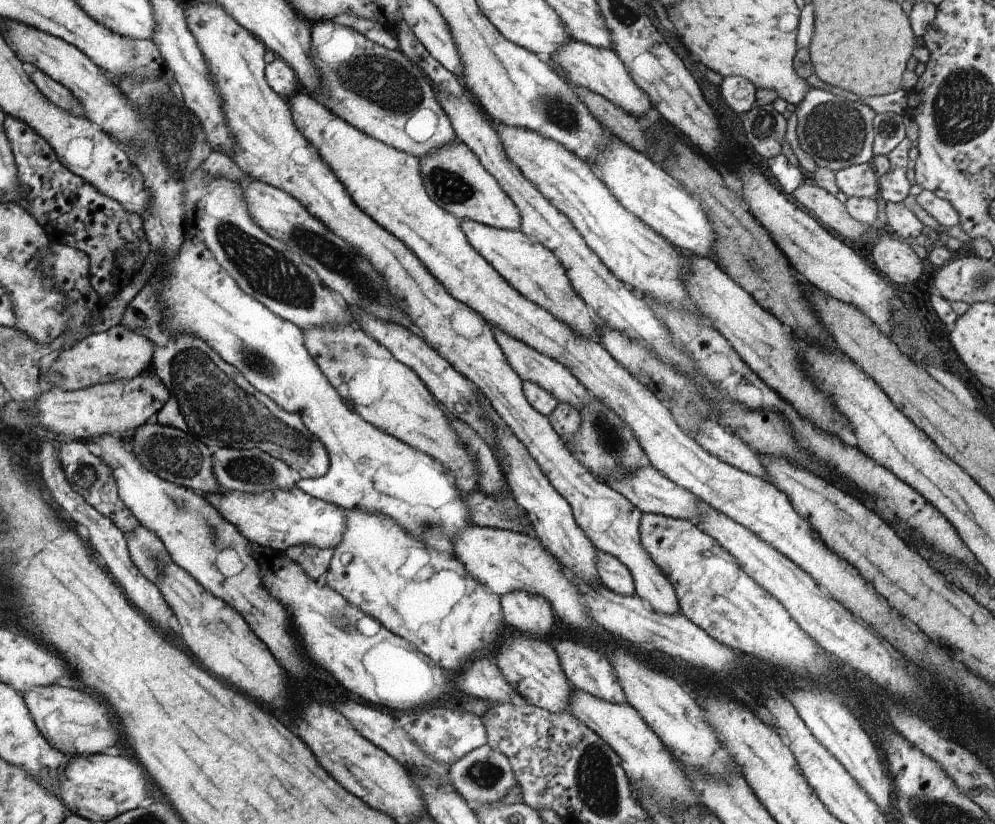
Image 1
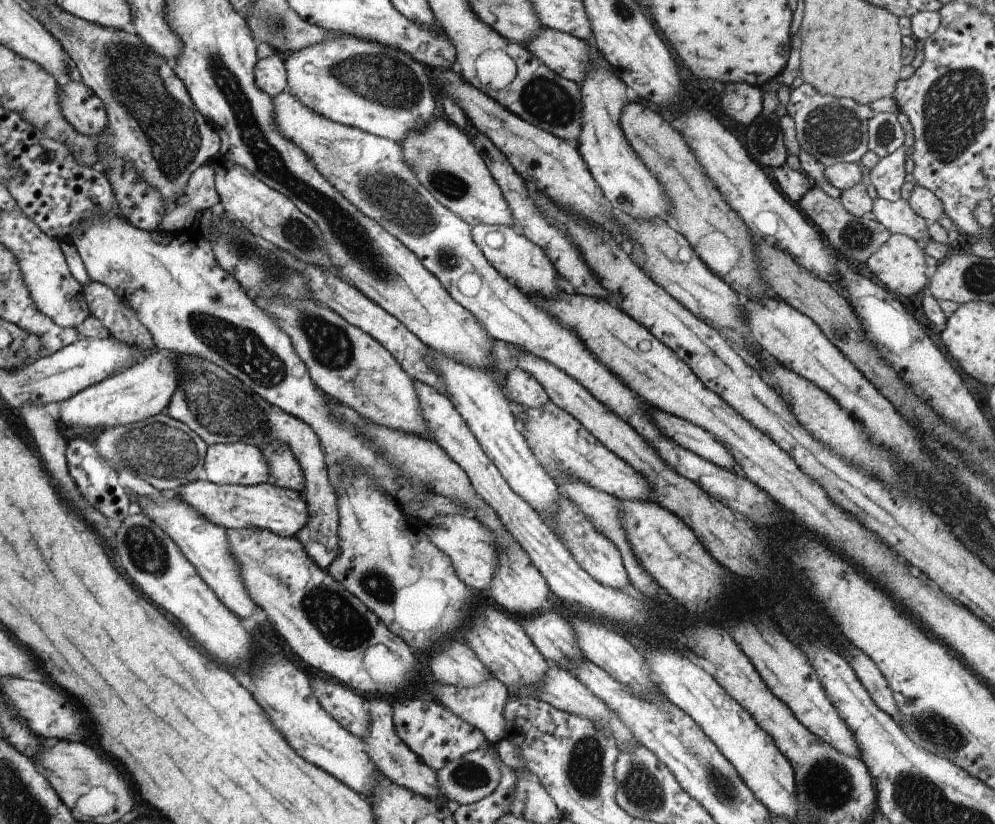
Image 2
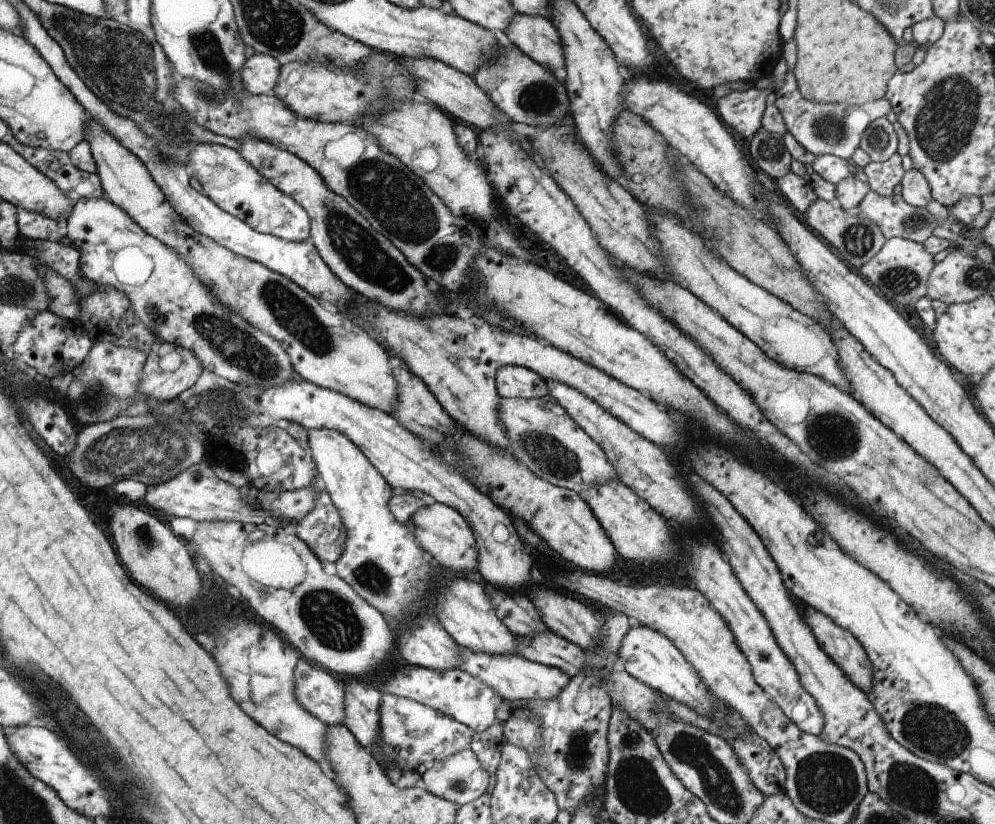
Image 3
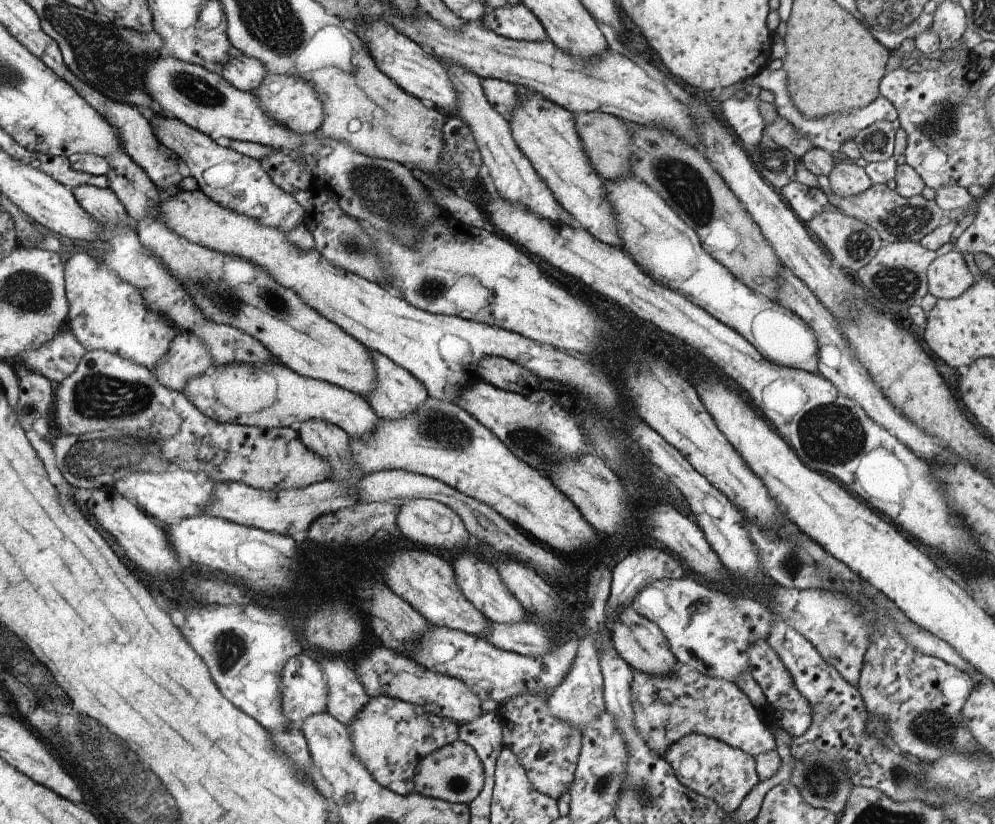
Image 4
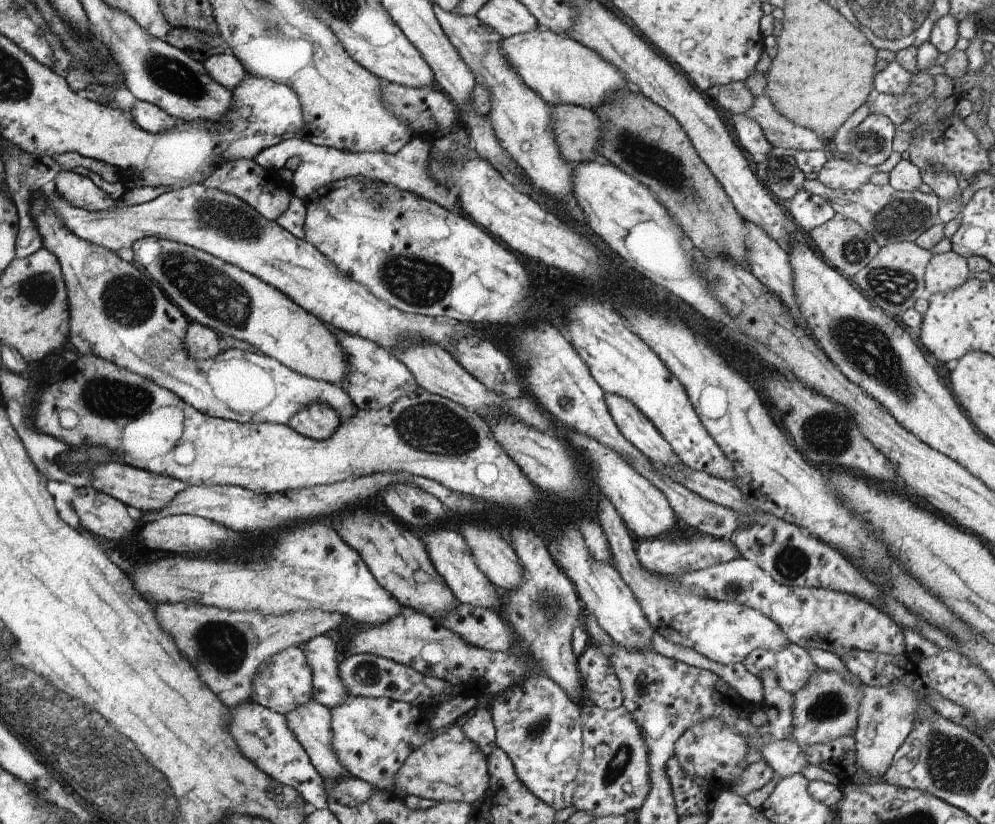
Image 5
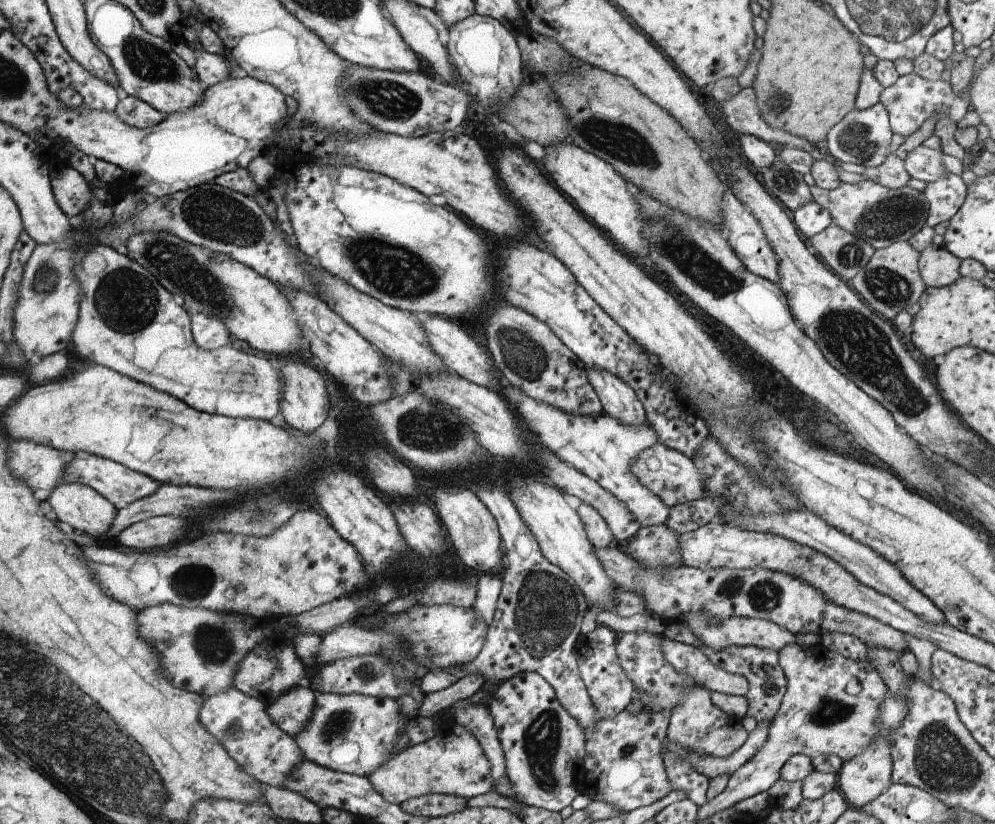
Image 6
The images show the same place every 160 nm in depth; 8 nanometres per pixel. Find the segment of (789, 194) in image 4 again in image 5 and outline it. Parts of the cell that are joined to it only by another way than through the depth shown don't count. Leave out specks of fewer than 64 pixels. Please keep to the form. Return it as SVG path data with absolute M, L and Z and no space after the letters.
M806 190L798 191L788 202L788 212L804 233L828 222L834 215L832 205L821 196Z

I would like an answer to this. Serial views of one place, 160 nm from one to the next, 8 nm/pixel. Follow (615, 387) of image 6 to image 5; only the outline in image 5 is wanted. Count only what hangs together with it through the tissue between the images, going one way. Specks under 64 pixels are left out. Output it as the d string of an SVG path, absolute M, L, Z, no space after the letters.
M605 393L605 401L624 438L646 458L665 465L684 465L661 432L631 400L617 394Z

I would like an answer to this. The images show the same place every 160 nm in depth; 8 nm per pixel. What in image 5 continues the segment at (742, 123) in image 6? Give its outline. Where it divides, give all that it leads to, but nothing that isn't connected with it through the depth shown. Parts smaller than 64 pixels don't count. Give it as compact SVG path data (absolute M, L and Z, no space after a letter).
M764 94L754 98L752 106L744 114L760 125L763 136L772 146L793 151L823 150L822 139L812 130L796 126L782 116L774 108L770 97Z

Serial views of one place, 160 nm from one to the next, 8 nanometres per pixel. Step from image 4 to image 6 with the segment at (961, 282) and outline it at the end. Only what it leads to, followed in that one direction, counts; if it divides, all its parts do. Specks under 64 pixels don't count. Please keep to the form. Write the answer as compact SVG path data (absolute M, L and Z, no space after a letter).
M930 243L919 252L919 271L927 287L945 287L961 276L961 260L944 246Z

